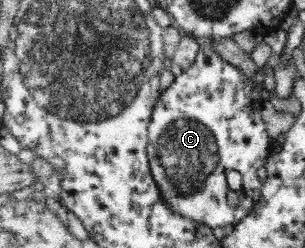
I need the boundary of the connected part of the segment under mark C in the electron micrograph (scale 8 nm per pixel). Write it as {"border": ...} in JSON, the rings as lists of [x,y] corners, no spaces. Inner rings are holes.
{"border":[[[208,47],[202,48],[194,65],[190,67],[189,70],[186,70],[186,72],[183,71],[180,76],[176,76],[173,84],[162,92],[161,96],[158,97],[158,100],[154,102],[155,106],[148,124],[148,144],[146,146],[146,152],[148,155],[150,174],[160,190],[160,199],[172,209],[172,213],[182,215],[182,217],[192,220],[192,223],[203,224],[205,227],[214,230],[218,227],[226,227],[227,225],[239,223],[252,212],[257,200],[260,200],[262,192],[262,182],[260,182],[256,172],[258,172],[259,168],[265,166],[265,162],[272,154],[273,140],[266,132],[267,126],[262,121],[261,116],[264,99],[263,88],[258,85],[252,77],[244,75],[239,68],[231,66],[228,62],[222,60],[214,50]],[[228,170],[238,170],[238,172],[242,174],[243,186],[237,191],[240,199],[238,208],[230,207],[228,202],[226,202],[226,194],[228,192],[226,172],[228,172]]]}

